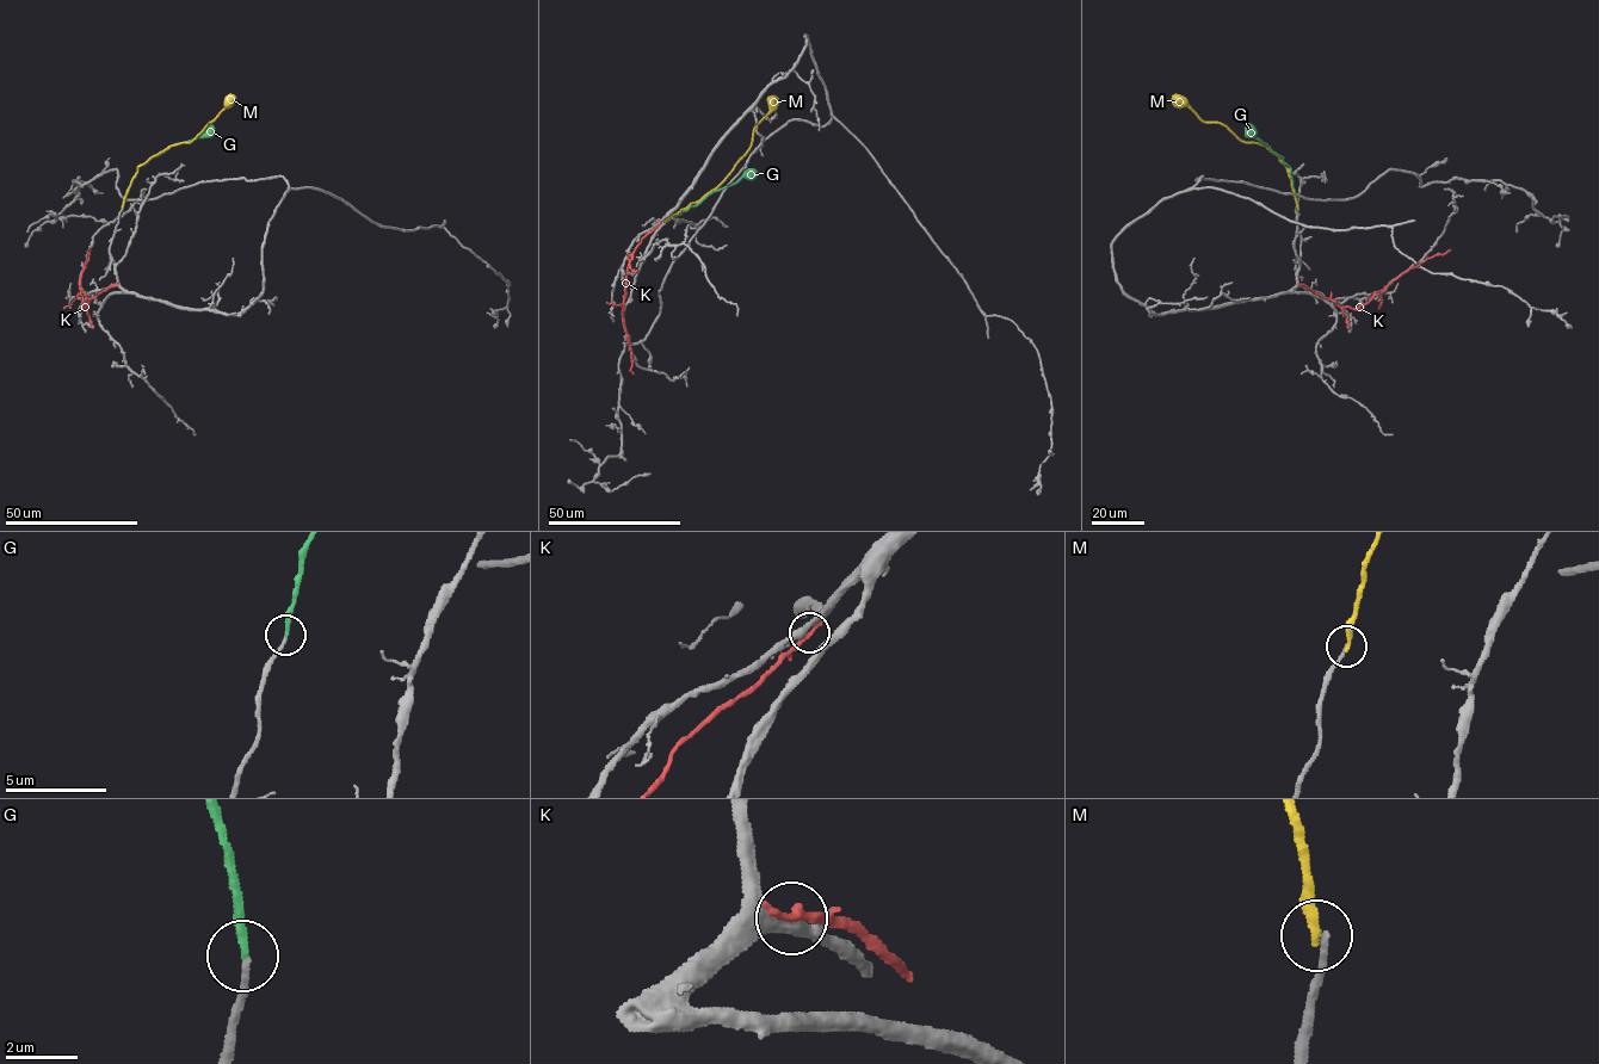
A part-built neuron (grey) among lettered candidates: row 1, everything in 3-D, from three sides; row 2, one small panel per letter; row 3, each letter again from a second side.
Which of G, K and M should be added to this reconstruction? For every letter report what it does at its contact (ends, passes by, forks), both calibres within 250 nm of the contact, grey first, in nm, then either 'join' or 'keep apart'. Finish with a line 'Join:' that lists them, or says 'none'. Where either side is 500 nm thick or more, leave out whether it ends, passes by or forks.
G: it ends | 170/240 nm | join
K: it ends | 360/300 nm | keep apart
M: it ends | 170/280 nm | keep apart
Join: G

